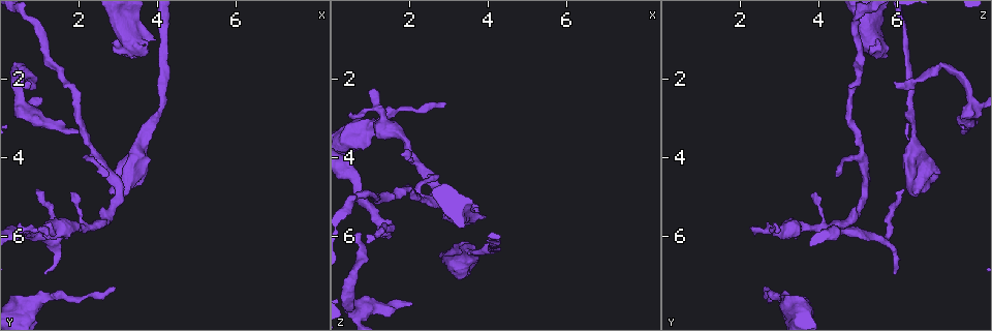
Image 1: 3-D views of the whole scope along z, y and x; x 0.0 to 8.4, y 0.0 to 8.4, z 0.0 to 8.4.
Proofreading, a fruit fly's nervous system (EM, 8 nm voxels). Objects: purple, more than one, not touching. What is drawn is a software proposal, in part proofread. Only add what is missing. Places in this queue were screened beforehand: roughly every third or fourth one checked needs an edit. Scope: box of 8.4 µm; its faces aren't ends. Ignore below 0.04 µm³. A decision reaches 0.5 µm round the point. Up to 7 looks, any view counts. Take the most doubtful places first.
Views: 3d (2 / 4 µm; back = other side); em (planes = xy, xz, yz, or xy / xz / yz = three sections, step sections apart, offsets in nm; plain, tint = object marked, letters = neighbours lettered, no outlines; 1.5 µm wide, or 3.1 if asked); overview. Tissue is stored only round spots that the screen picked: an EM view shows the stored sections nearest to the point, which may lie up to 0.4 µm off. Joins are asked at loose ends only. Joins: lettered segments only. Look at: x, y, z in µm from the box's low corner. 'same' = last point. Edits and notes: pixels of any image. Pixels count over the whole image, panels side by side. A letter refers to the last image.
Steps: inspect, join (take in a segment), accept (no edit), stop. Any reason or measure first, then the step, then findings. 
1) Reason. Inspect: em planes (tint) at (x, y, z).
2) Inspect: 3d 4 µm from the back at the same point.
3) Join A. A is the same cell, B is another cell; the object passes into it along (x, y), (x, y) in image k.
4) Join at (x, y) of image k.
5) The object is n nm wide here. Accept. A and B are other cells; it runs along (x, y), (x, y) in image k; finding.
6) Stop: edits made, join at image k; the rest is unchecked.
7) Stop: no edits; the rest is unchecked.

Free end. Inspect: 3d 2 µm at (0.70, 2.10, 5.90).

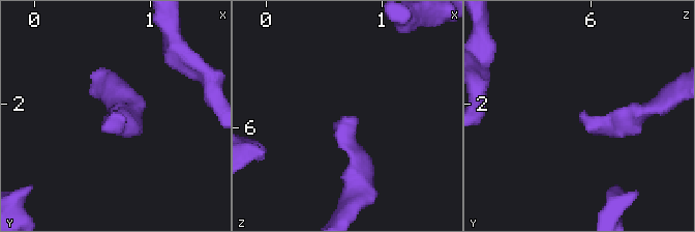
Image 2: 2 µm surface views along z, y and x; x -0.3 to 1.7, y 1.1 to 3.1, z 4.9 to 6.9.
Inspect: em xz step 4 (tint) at (0.64, 2.08, 5.94).

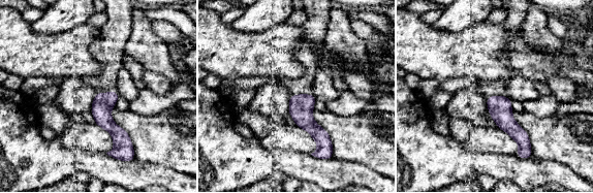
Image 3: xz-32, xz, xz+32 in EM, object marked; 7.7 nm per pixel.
Inspect: em planes (letters) at the same point.

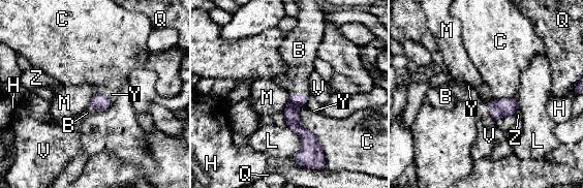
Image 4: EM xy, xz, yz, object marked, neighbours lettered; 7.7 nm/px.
The object is 110 nm wide here. Join at (300, 62) of image 4. B is the same cell, C, H, L, M, Q, V, Y and Z are other cells; the object passes into it along (290, 114), (299, 94), (300, 62) in image 4; the cell continues.

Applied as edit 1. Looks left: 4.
Inspect: overview.

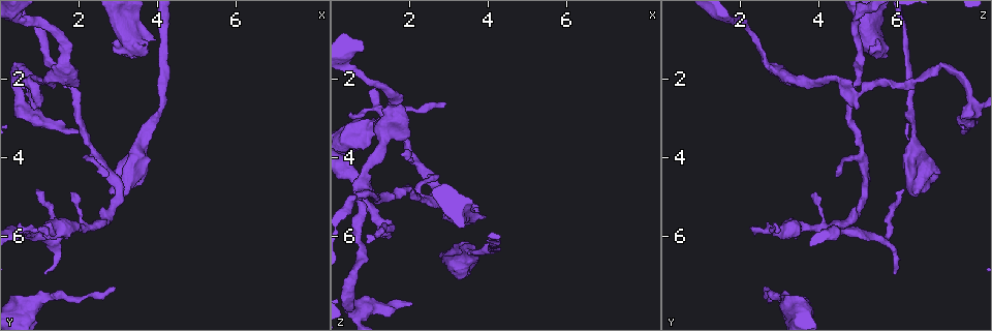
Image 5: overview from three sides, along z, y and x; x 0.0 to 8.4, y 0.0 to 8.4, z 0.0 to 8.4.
Thin end. Inspect: 3d 4 µm at (0.95, 4.80, 6.20).

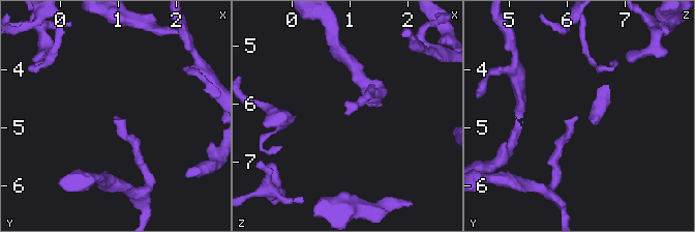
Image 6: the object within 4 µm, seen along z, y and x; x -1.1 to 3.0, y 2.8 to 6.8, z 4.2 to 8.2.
Now the EM. Inspect: em planes (letters) at (0.90, 4.85, 6.15).

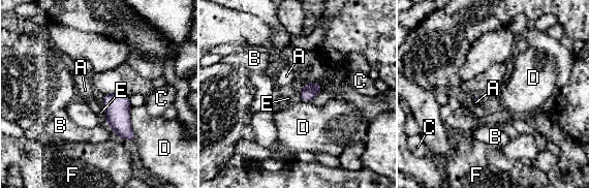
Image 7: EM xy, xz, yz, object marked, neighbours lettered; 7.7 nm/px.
Accept. A, B, C, D, E and F are other cells; a border runs along (129, 107), (130, 128), (135, 140) in image 7; no lettered segment goes on from it.

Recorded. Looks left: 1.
Stop: edits made, join at image 4; the rest is unchecked.

